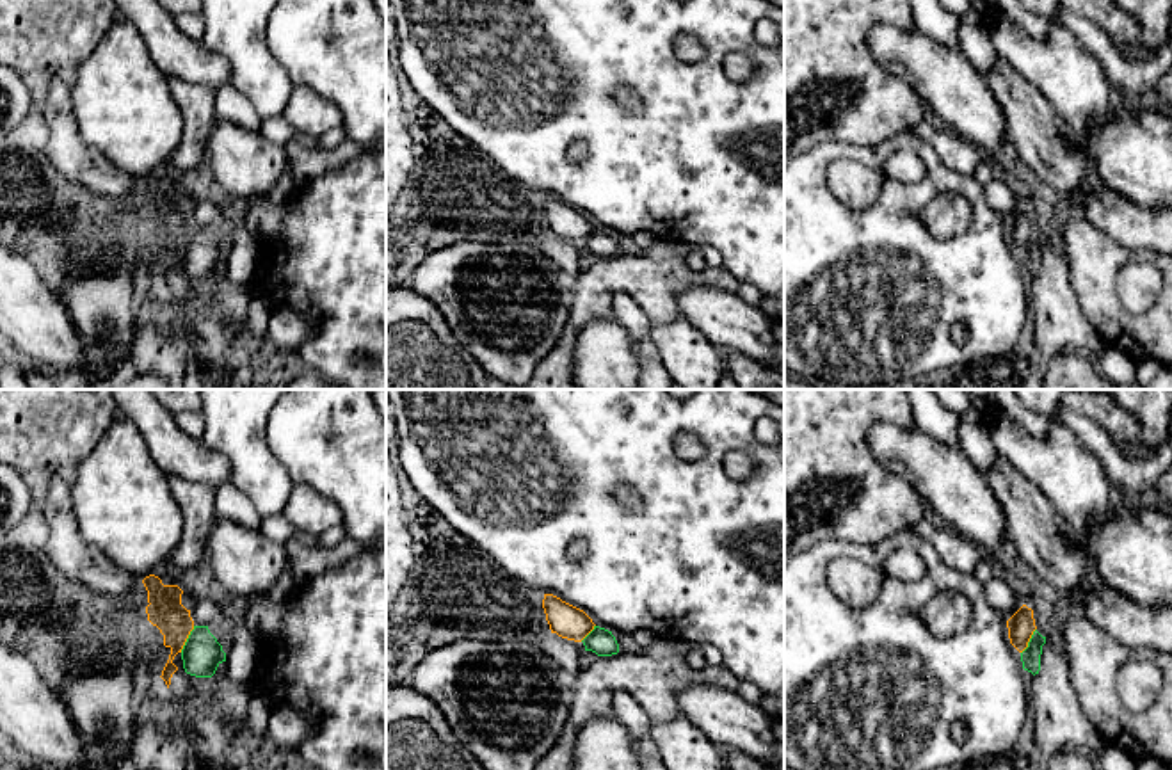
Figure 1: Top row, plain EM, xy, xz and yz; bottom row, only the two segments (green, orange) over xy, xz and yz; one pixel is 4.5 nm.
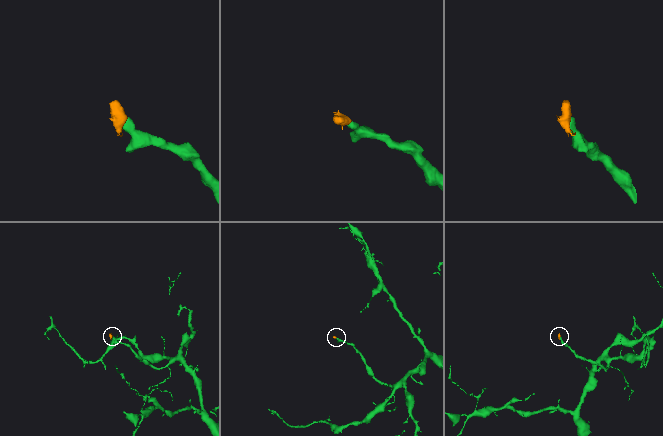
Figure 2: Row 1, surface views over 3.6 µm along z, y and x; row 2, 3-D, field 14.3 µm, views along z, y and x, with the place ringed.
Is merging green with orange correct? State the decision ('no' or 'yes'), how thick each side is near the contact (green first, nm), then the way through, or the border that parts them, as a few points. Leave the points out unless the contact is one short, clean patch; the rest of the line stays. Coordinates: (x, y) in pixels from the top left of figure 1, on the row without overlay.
no | 180/160 nm | along xy (194, 228), (180, 253)

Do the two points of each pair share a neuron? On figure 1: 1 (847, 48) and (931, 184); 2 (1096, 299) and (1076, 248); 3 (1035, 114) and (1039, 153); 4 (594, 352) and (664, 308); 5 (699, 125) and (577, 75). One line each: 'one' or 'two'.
1: two
2: one
3: one
4: two
5: one

